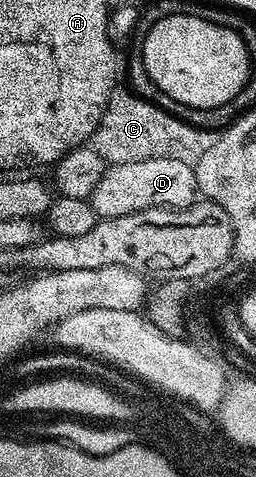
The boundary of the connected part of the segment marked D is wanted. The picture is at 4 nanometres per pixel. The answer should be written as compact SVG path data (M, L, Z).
M146 159L143 162L129 162L128 164L112 164L107 173L97 182L97 188L91 194L91 206L96 217L124 216L150 208L187 208L196 203L197 189L195 187L194 167L185 162L174 159Z

